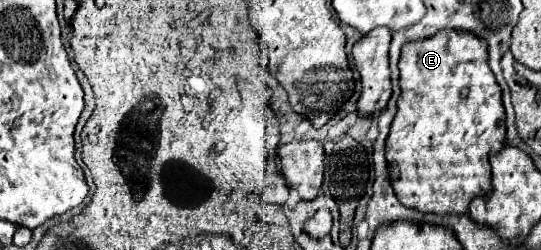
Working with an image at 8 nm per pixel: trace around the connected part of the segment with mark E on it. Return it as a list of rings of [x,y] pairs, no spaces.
[[[438,30],[432,38],[424,38],[420,42],[408,42],[402,48],[400,54],[400,88],[402,94],[398,98],[398,112],[396,118],[390,126],[390,134],[386,138],[386,160],[390,166],[390,182],[392,188],[396,192],[396,196],[400,198],[402,204],[416,208],[420,212],[434,212],[434,214],[466,214],[470,200],[474,196],[480,194],[488,194],[490,192],[490,162],[488,156],[490,152],[498,152],[504,148],[504,138],[506,138],[506,112],[502,106],[502,90],[488,66],[488,44],[482,38],[472,36],[466,30]]]

